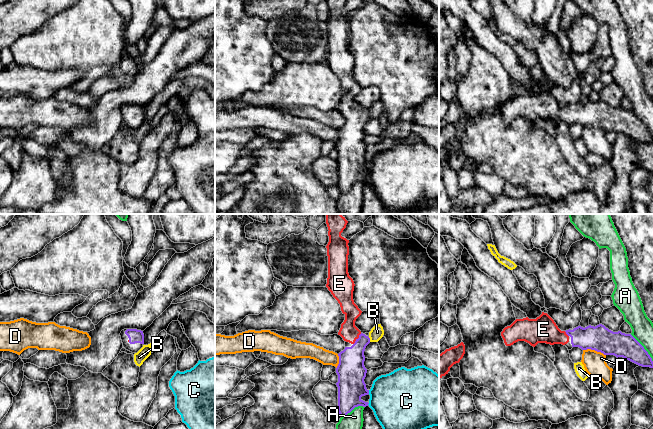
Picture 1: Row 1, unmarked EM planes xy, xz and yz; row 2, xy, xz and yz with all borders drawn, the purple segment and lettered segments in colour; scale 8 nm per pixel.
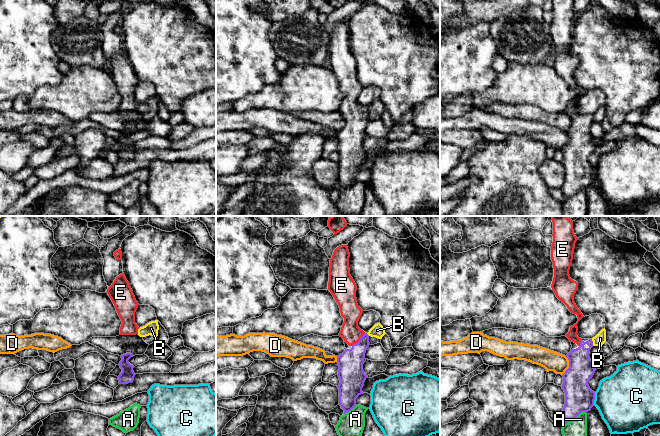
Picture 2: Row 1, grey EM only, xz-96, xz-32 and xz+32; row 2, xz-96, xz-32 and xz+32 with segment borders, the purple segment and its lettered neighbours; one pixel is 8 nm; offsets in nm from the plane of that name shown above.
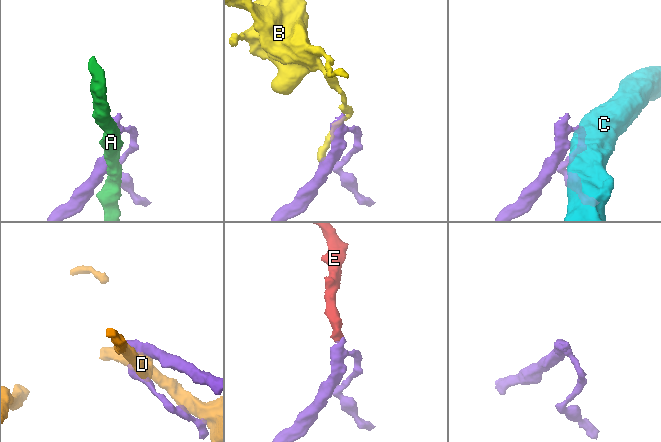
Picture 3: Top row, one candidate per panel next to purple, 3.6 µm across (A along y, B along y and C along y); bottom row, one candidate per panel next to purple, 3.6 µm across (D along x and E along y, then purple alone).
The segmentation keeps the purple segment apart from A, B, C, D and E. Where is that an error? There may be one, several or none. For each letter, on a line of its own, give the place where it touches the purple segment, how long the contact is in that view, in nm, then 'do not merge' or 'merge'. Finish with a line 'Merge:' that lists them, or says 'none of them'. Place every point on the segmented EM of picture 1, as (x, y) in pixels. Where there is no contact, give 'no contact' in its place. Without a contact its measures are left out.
A: meets purple in yz at (643, 348); contact 280 nm long; do not merge
B: meets purple in xz at (369, 339); contact 40 nm long; do not merge
C: meets purple in xz at (368, 392); contact 30 nm long; do not merge
D: meets purple in yz at (594, 349); contact 190 nm long; do not merge
E: meets purple in xz at (357, 339); contact 120 nm long; merge
Merge: E

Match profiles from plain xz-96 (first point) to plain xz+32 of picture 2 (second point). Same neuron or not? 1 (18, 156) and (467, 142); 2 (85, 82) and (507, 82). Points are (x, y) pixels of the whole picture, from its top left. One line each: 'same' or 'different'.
1: different
2: same

